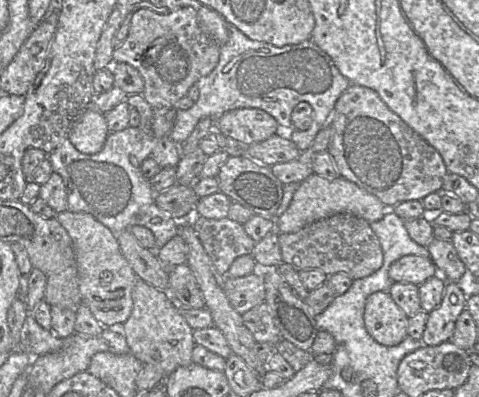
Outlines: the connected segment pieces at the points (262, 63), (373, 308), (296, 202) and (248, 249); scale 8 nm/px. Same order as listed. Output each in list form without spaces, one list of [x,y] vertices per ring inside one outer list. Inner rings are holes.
[[[229,25],[229,39],[220,46],[220,57],[215,69],[196,83],[199,98],[188,110],[177,110],[171,132],[171,139],[178,145],[184,143],[197,123],[203,118],[218,119],[224,113],[240,108],[258,108],[274,117],[283,127],[292,127],[291,114],[300,102],[307,102],[313,109],[313,122],[308,130],[293,130],[291,141],[300,152],[307,150],[313,143],[317,133],[330,123],[335,105],[342,93],[350,86],[350,82],[335,66],[327,53],[321,50],[311,39],[295,45],[276,47],[272,44],[249,39],[235,26]]]
[[[388,291],[374,292],[368,296],[364,324],[369,335],[385,346],[396,346],[407,337],[408,317]]]
[[[313,173],[300,183],[287,210],[275,218],[275,227],[279,233],[293,233],[314,221],[337,213],[350,213],[373,223],[382,219],[388,209],[376,196],[341,176],[326,178]]]
[[[194,213],[189,219],[202,246],[221,275],[227,275],[229,267],[236,258],[252,254],[256,242],[245,232],[242,224],[228,217],[207,219]]]

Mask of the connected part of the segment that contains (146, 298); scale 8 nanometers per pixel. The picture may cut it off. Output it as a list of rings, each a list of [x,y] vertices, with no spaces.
[[[137,279],[132,300],[130,316],[118,327],[126,338],[130,352],[144,365],[156,367],[164,375],[164,380],[177,368],[190,365],[195,346],[193,329],[178,312],[178,304],[170,293]]]

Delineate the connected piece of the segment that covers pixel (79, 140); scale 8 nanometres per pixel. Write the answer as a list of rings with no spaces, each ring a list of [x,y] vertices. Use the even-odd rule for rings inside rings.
[[[88,106],[74,121],[68,138],[79,152],[92,155],[102,150],[109,133],[105,115]]]

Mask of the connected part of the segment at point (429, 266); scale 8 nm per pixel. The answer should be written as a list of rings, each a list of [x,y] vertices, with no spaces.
[[[406,255],[394,261],[389,268],[389,277],[393,282],[421,285],[428,278],[438,274],[430,257]]]

